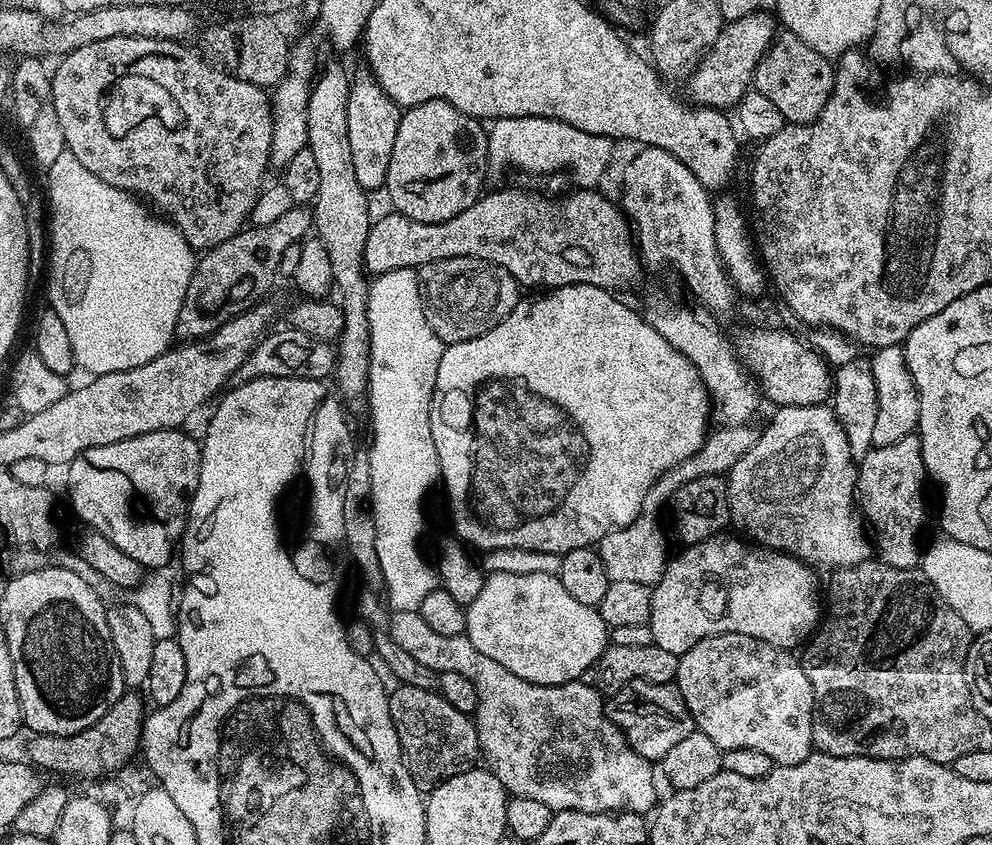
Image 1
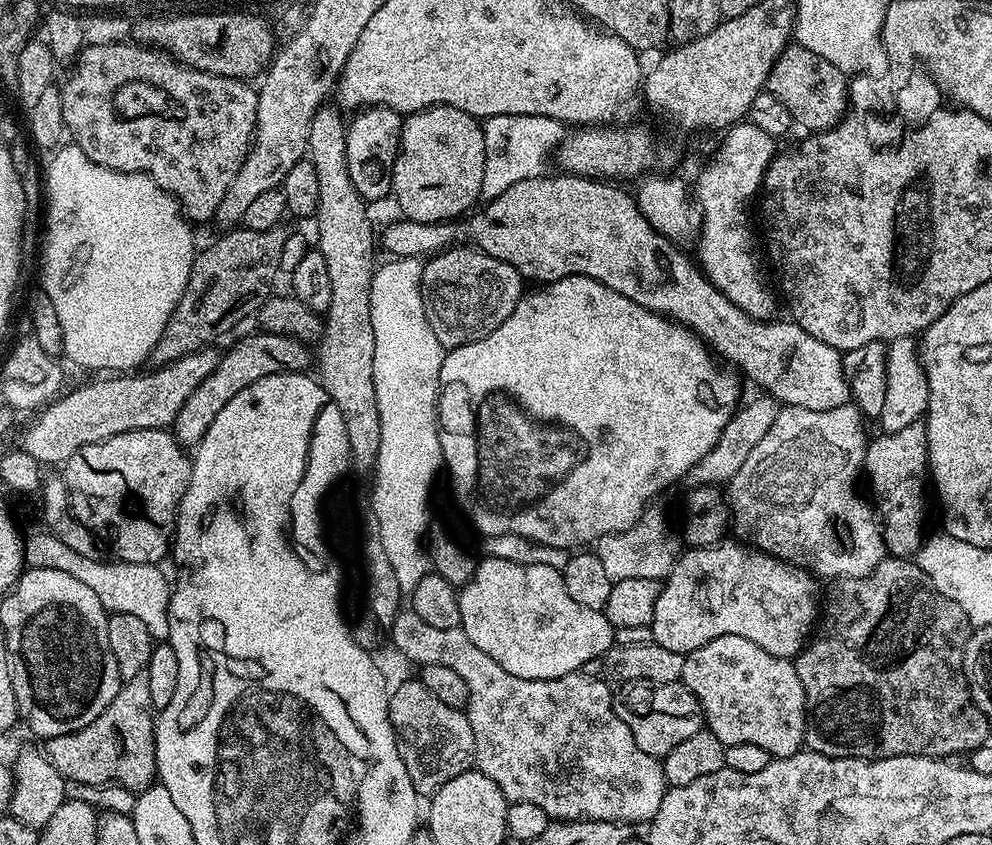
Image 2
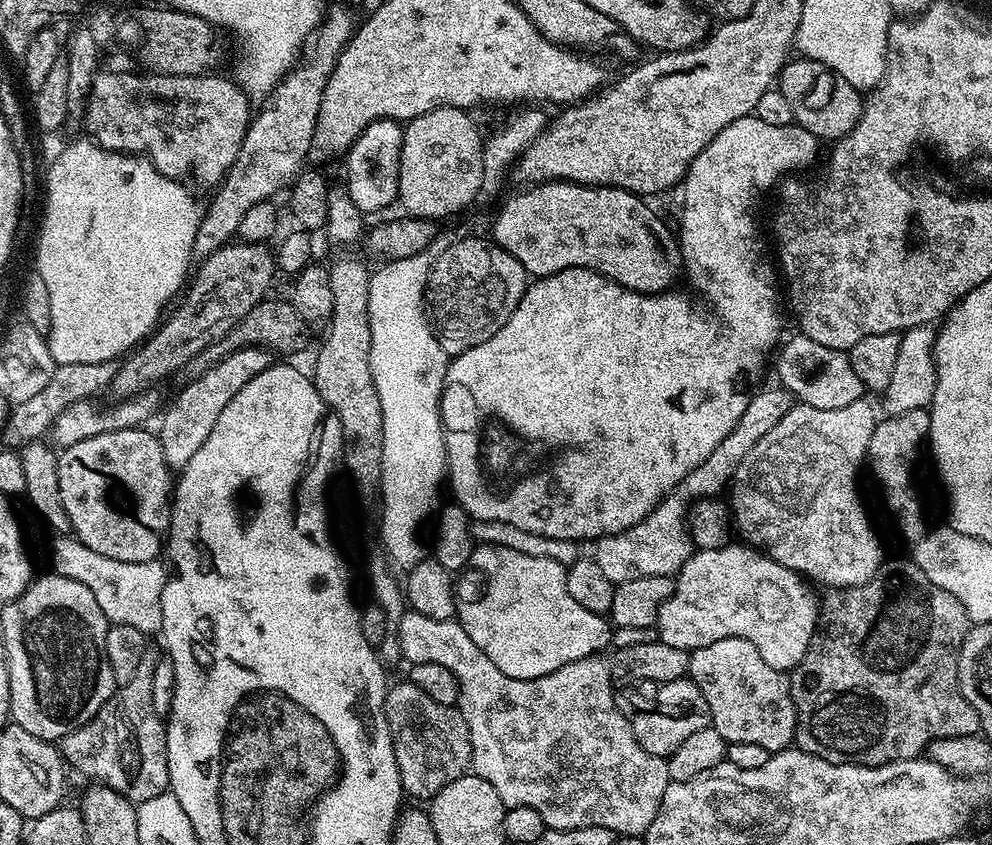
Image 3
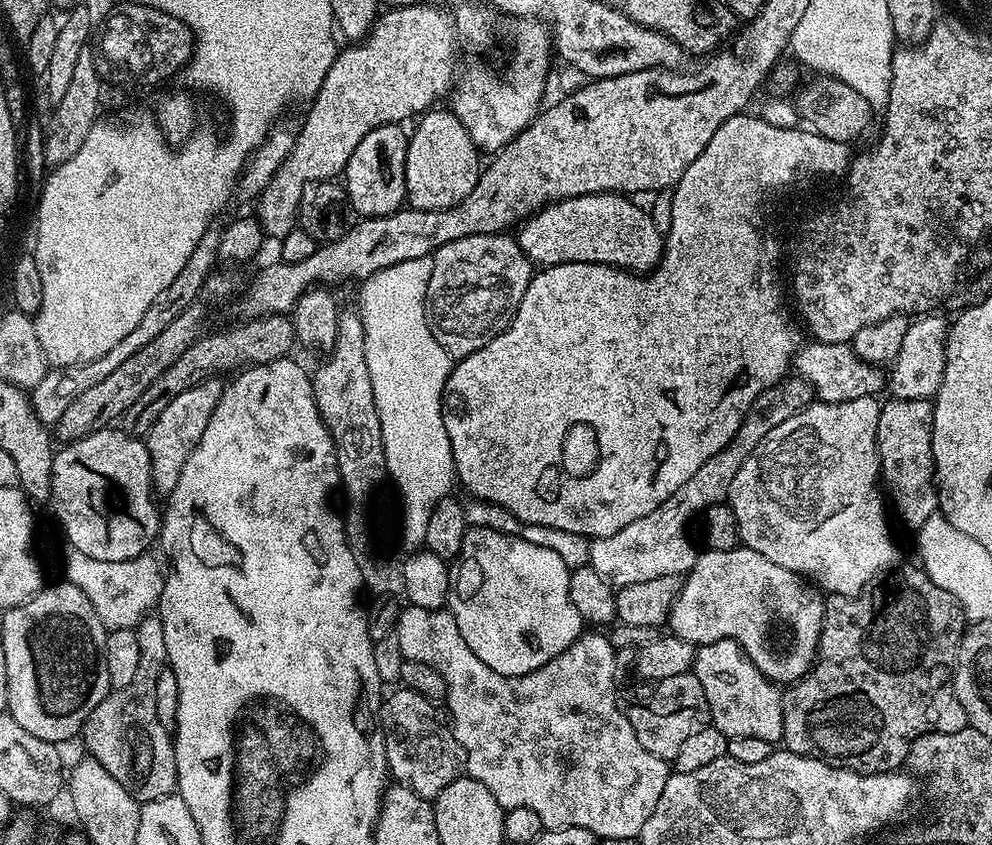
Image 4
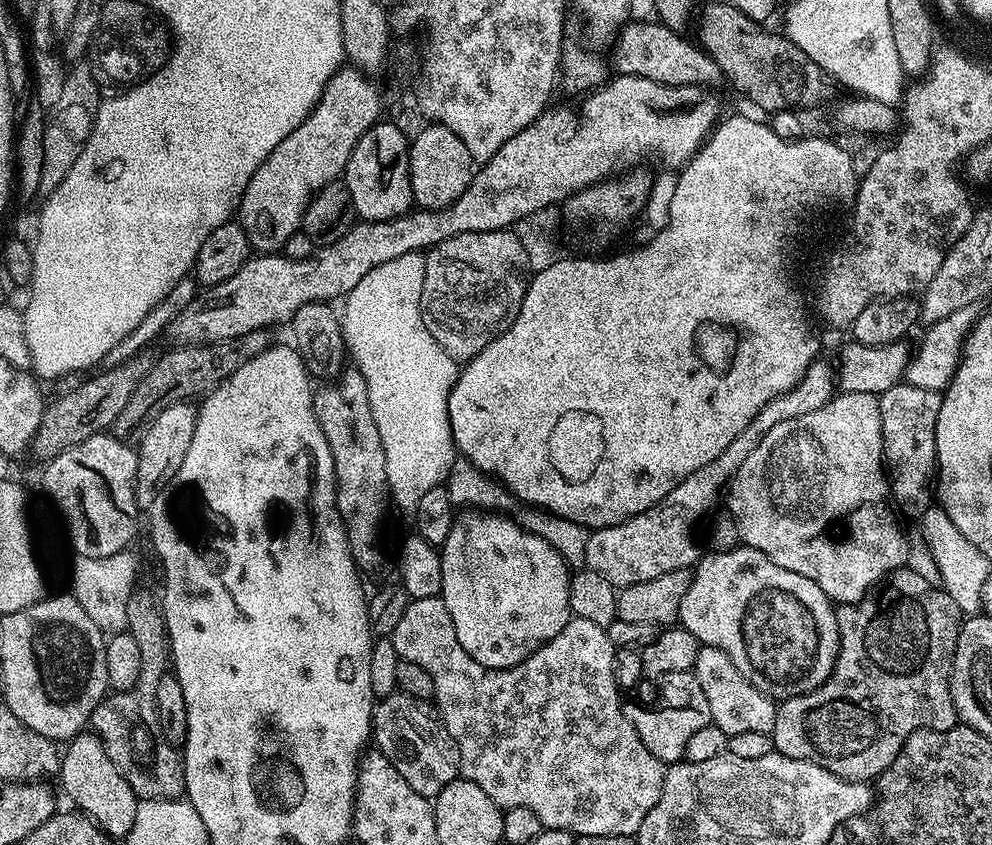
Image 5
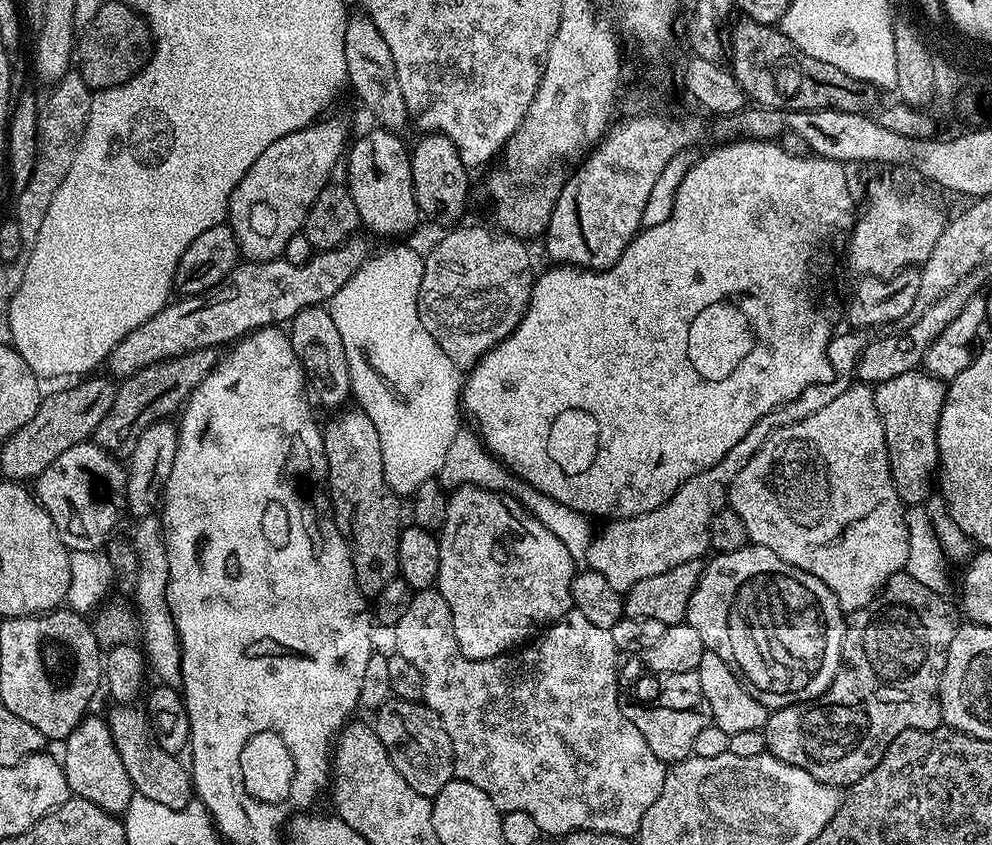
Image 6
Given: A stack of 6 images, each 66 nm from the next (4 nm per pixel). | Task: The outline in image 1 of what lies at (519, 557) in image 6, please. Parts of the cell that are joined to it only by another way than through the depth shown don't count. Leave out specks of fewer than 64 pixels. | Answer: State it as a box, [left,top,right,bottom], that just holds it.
[464,572,610,684]

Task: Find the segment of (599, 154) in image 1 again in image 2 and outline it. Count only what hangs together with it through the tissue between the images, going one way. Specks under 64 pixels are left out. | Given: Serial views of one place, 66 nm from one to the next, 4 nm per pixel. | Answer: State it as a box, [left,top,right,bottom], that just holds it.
[479,115,566,204]

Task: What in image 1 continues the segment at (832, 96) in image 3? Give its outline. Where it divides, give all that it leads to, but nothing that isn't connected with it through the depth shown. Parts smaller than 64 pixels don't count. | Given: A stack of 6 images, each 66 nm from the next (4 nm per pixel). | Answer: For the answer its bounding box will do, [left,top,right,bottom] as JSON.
[752,31,836,124]

